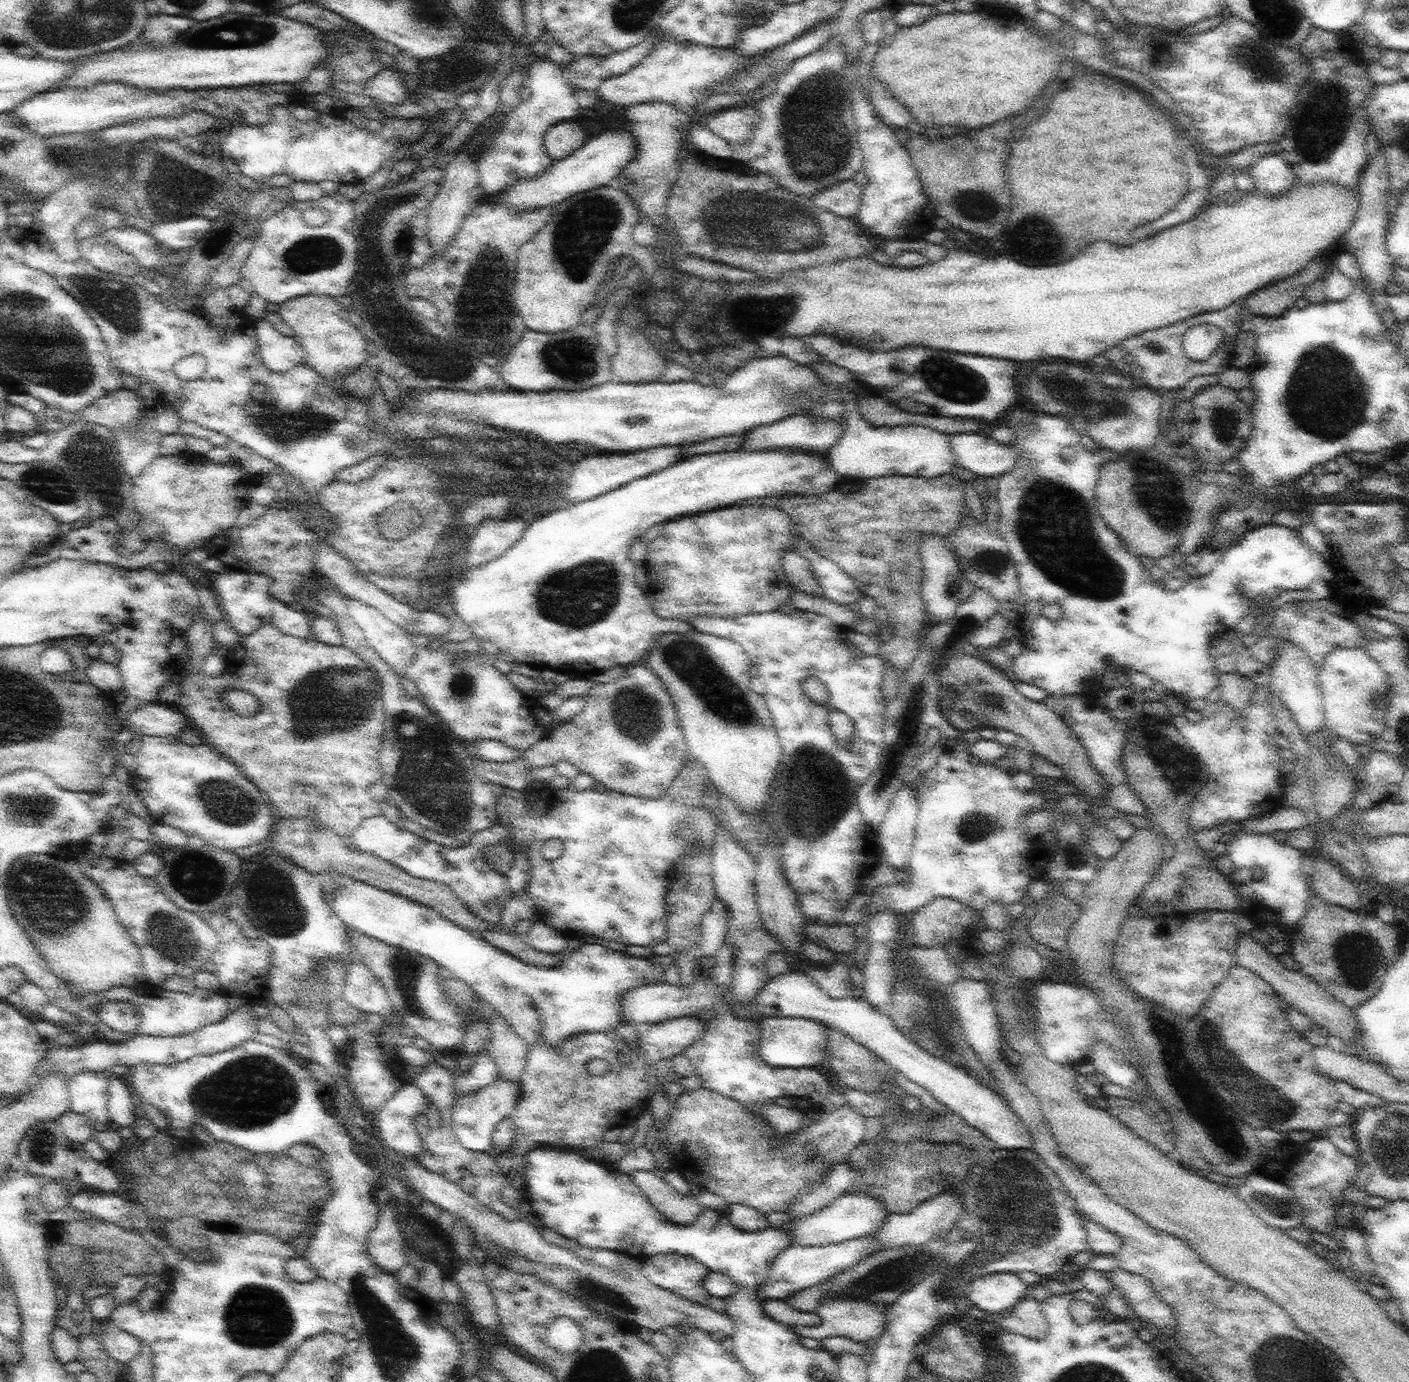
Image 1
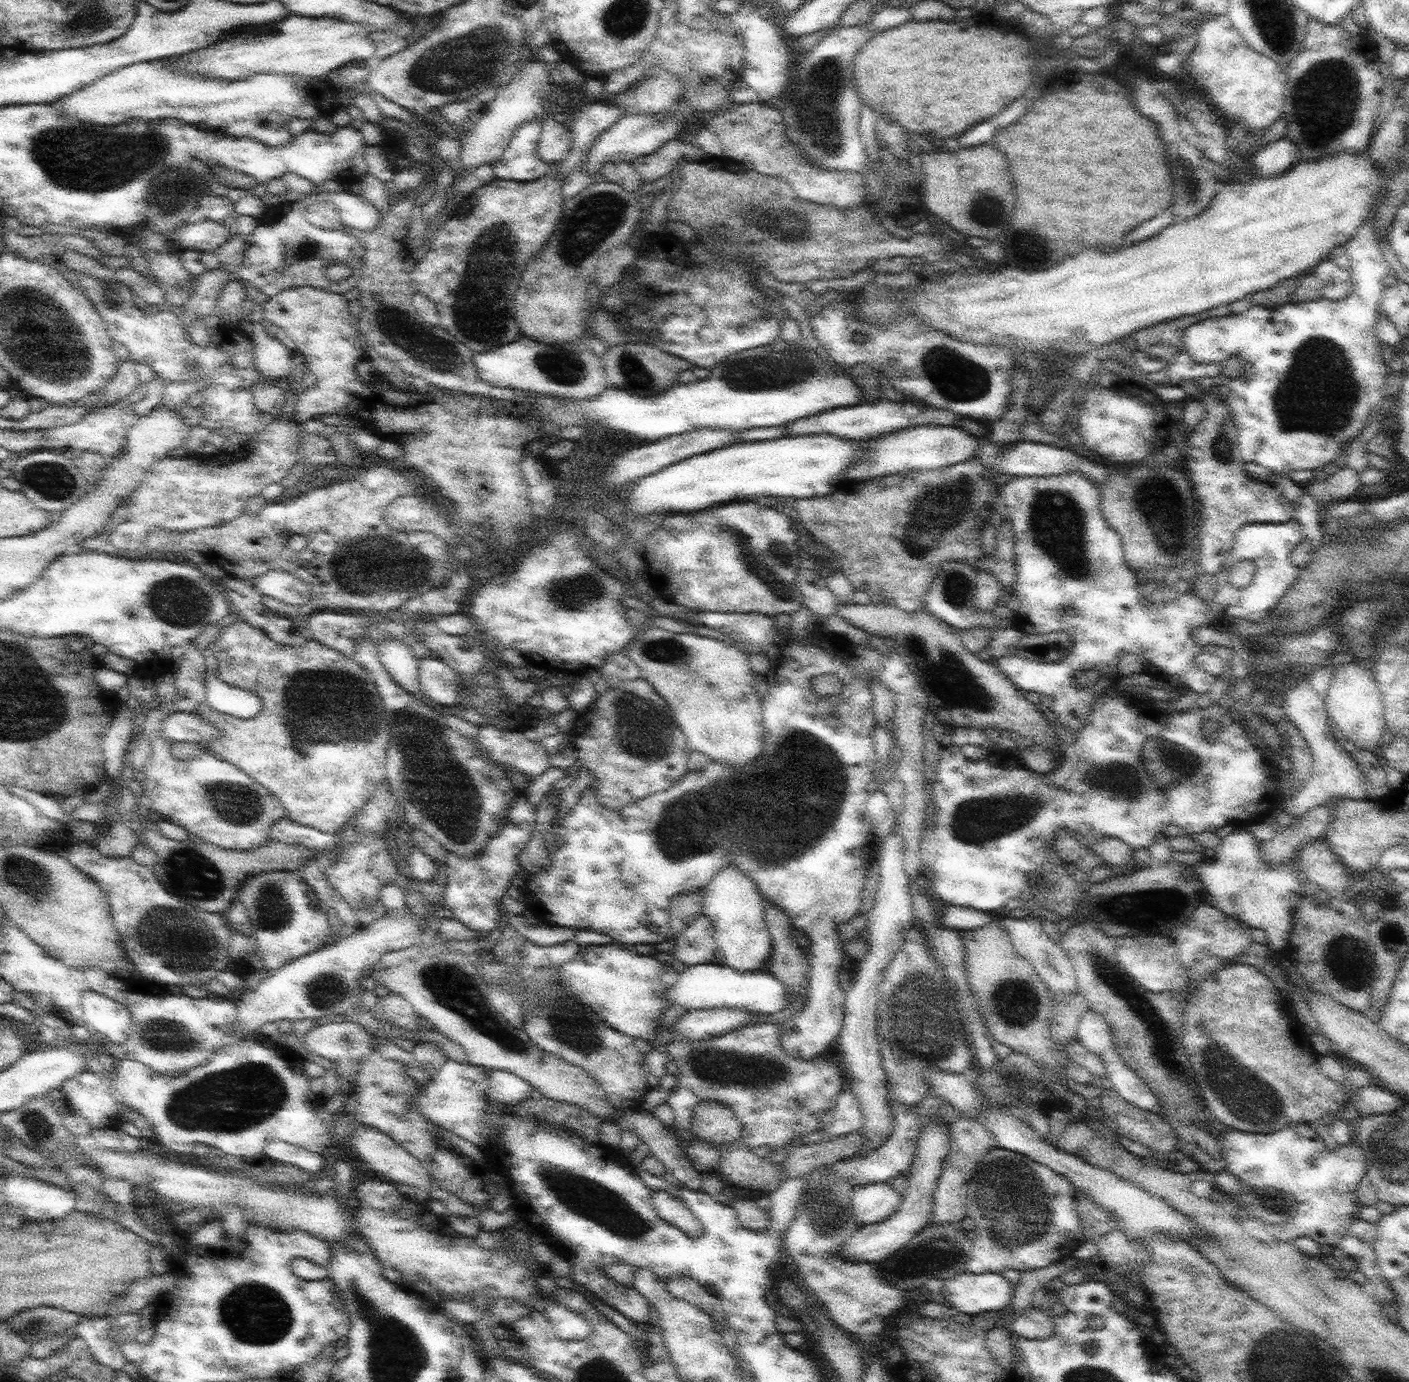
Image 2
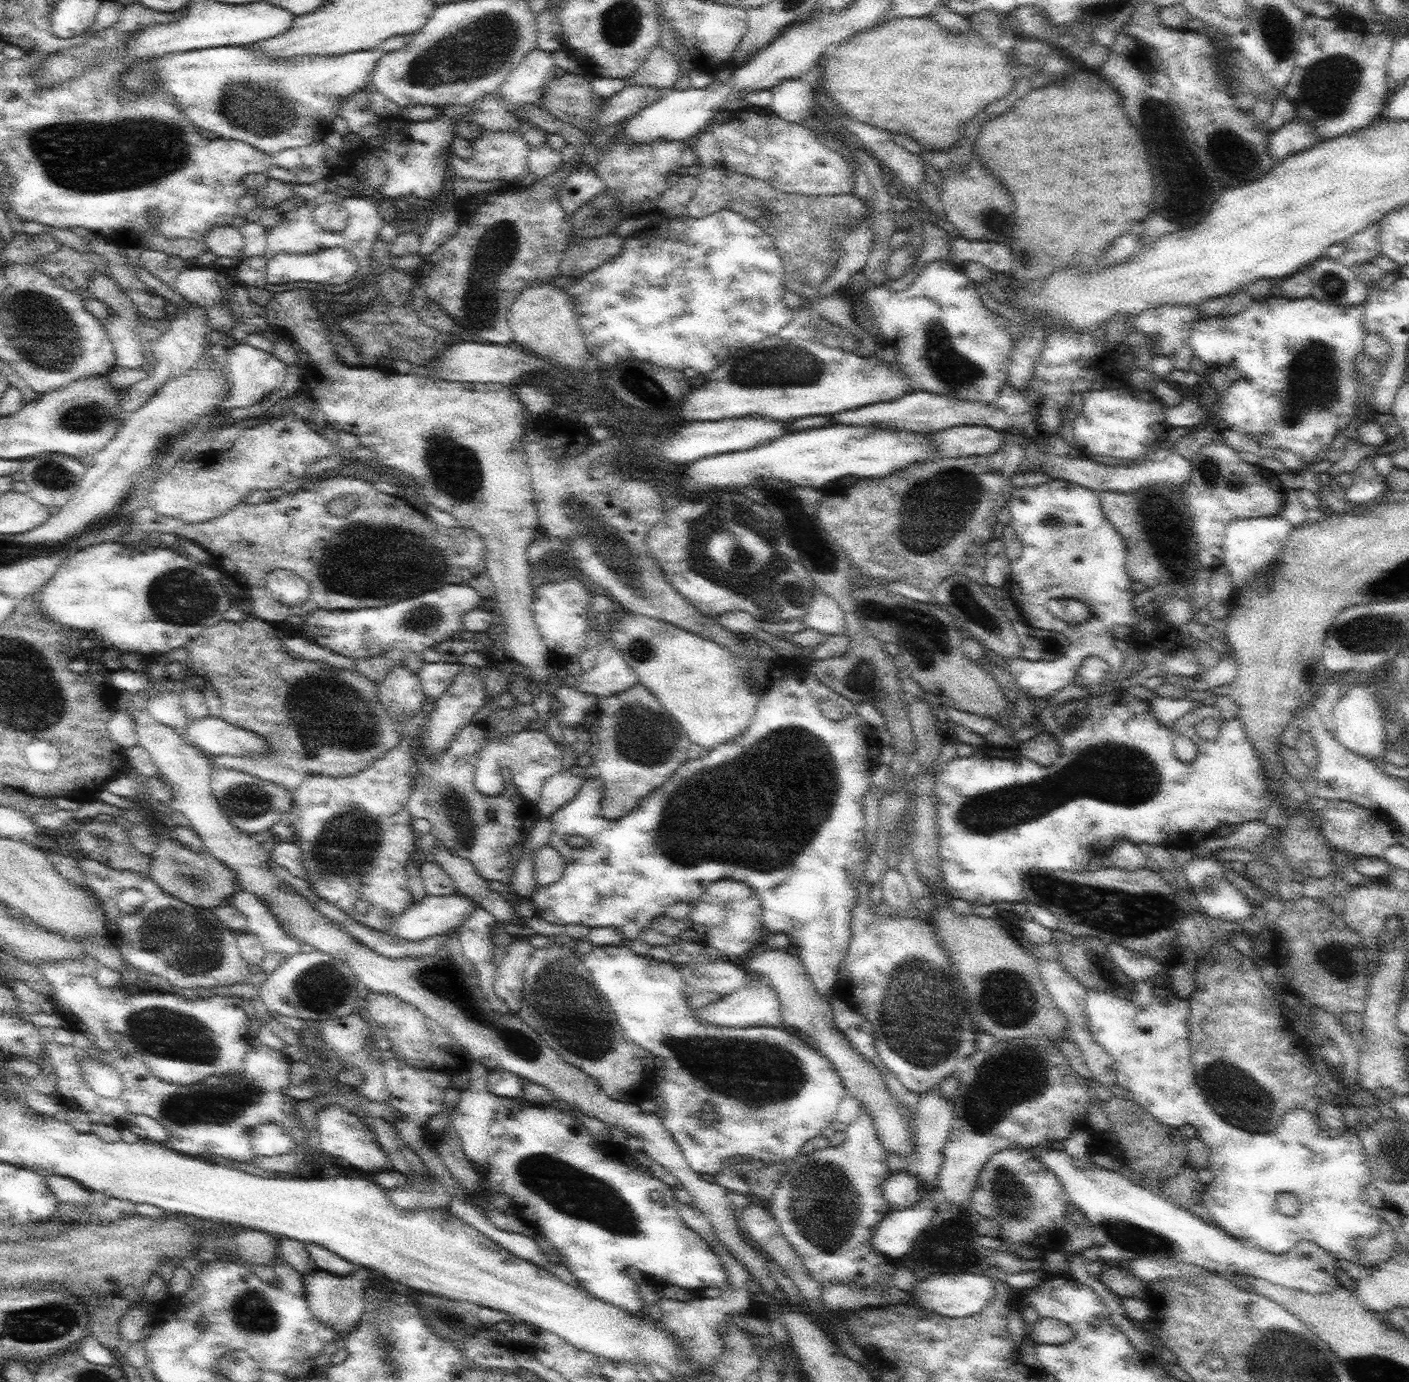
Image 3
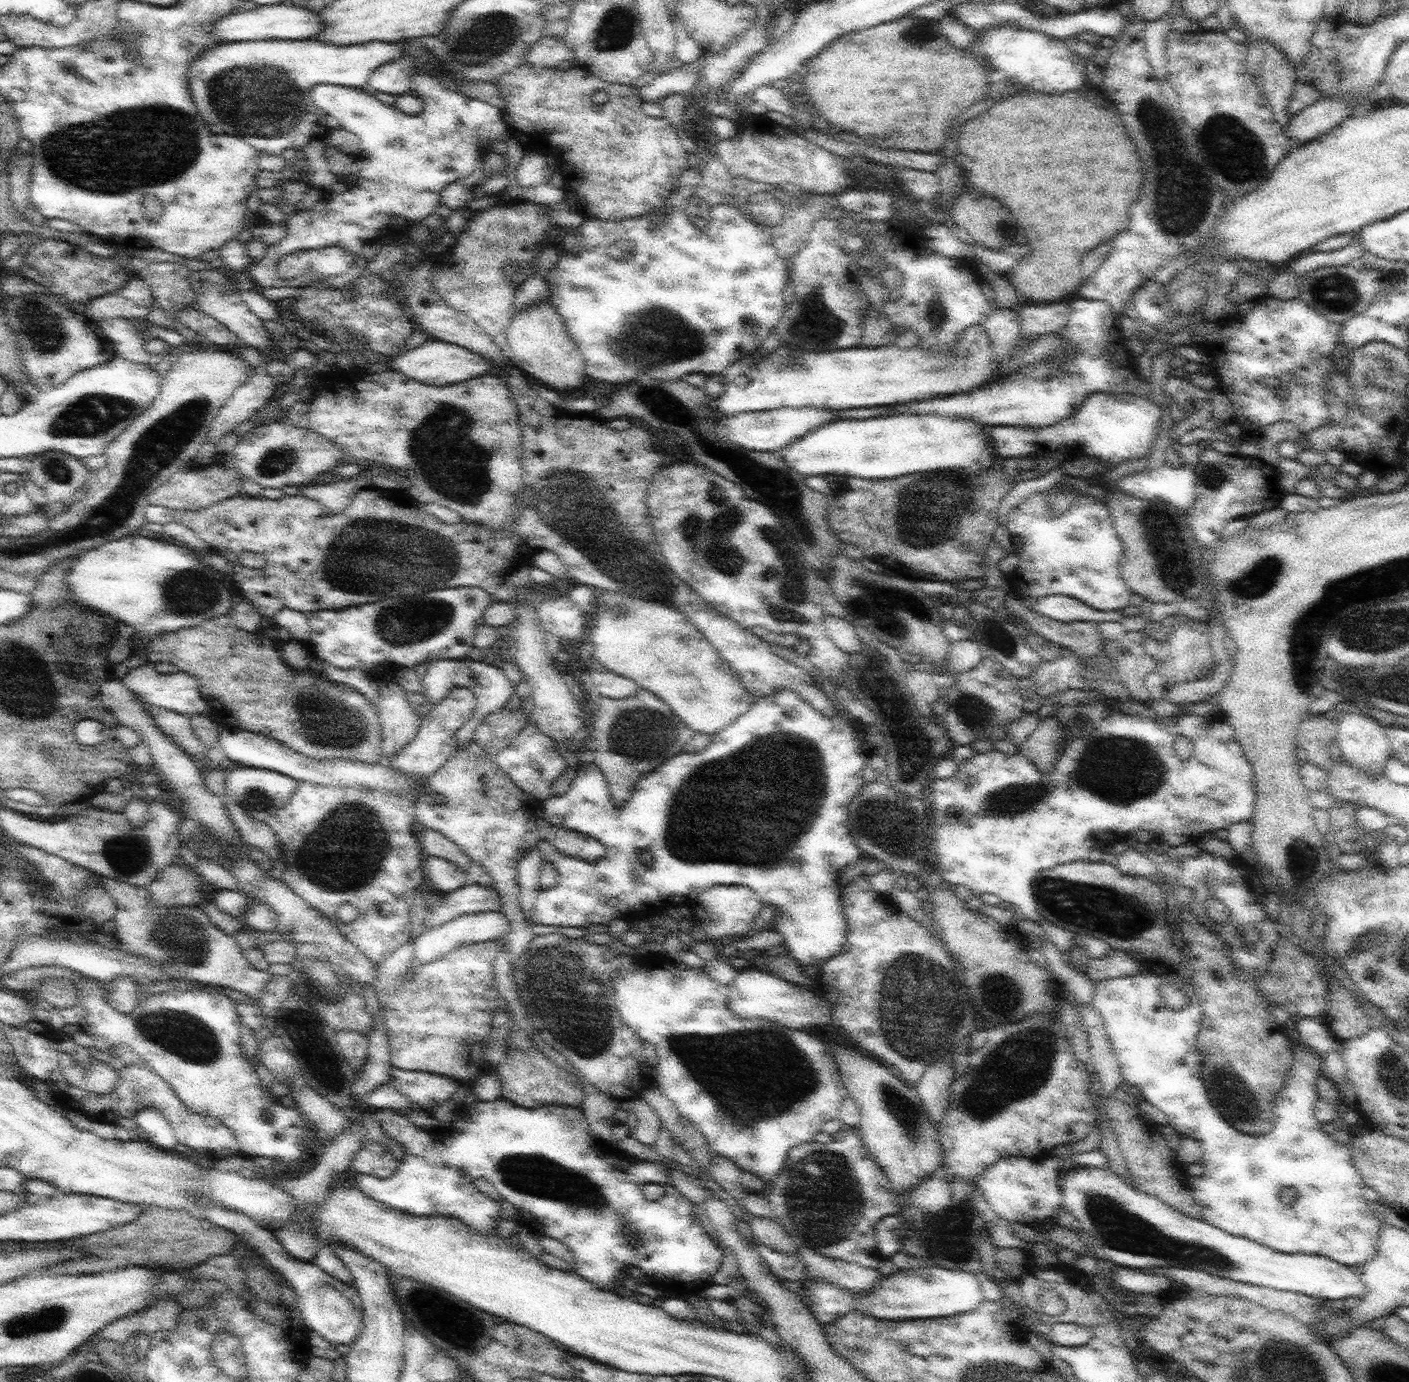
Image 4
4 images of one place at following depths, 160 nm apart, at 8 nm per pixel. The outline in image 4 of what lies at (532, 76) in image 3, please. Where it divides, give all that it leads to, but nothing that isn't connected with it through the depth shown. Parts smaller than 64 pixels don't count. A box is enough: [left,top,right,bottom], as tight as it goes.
[526,35,575,69]

